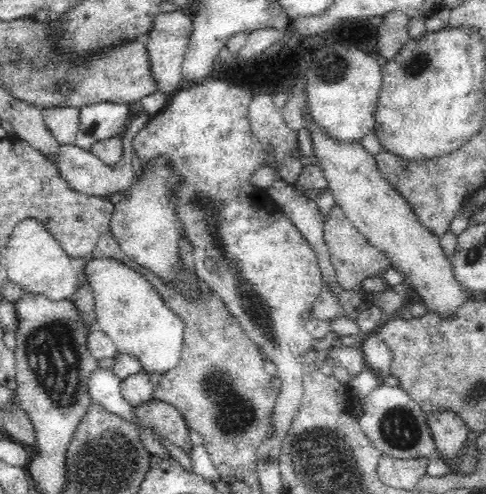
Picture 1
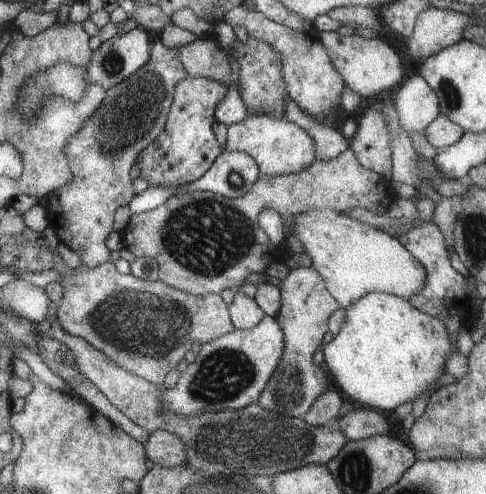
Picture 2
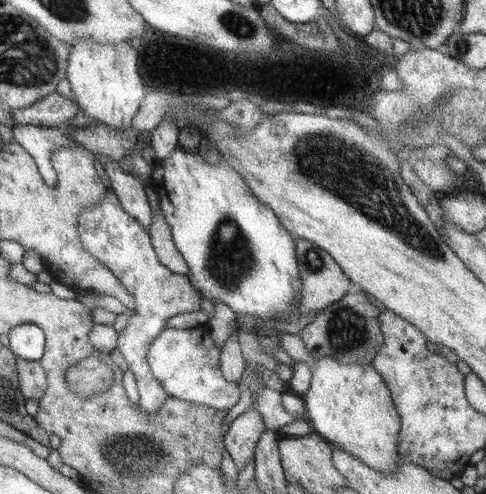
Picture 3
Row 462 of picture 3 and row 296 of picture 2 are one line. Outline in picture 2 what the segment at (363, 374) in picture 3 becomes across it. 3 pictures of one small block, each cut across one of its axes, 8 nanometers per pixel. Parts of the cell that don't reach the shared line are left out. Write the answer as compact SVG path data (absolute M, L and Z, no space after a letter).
M365 294L345 312L347 314L341 332L333 338L333 342L323 344L325 366L339 392L343 392L351 402L359 402L369 410L391 412L437 390L437 378L445 374L447 358L455 352L447 324L441 318L429 316L415 308L409 300L391 294Z

